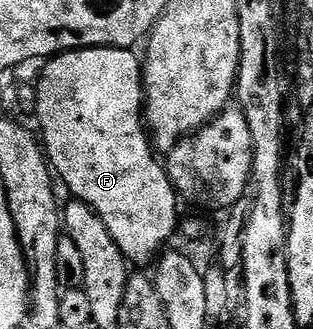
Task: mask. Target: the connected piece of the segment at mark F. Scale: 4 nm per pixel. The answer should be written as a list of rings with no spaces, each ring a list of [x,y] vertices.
[[[82,47],[75,51],[65,51],[59,55],[53,55],[51,59],[43,64],[44,72],[40,75],[40,80],[35,80],[37,89],[38,103],[35,111],[35,118],[40,118],[39,134],[42,136],[42,146],[47,154],[49,164],[58,176],[59,182],[79,202],[85,203],[93,207],[102,217],[102,221],[106,225],[106,229],[110,229],[110,237],[114,237],[114,241],[118,245],[118,249],[122,249],[122,253],[133,264],[148,263],[157,258],[165,250],[164,242],[177,234],[178,218],[176,219],[176,203],[178,204],[178,196],[175,187],[172,186],[171,179],[163,162],[160,163],[155,159],[154,143],[150,138],[149,132],[146,130],[146,108],[144,105],[144,72],[142,70],[142,59],[136,56],[137,52],[132,49],[122,47]]]

